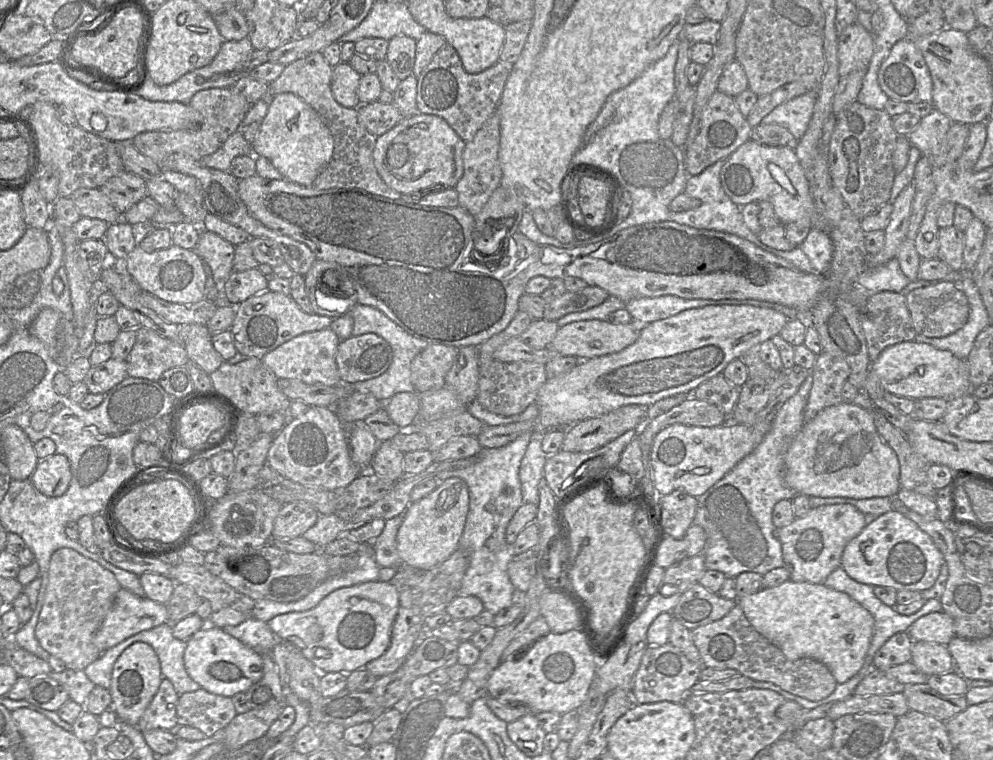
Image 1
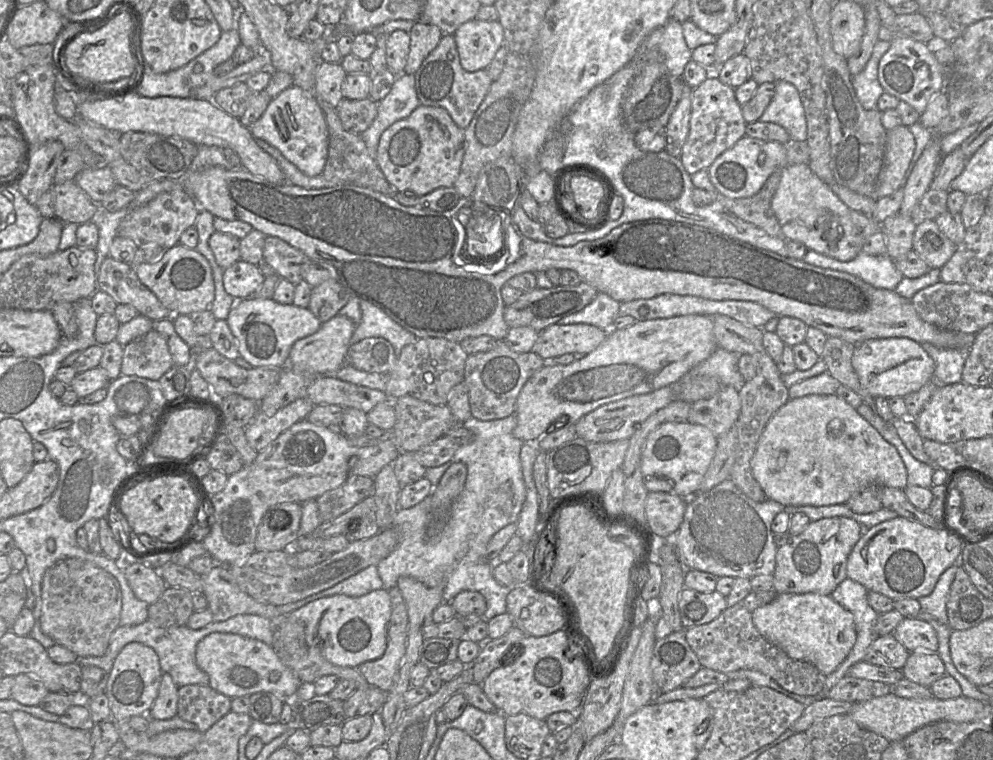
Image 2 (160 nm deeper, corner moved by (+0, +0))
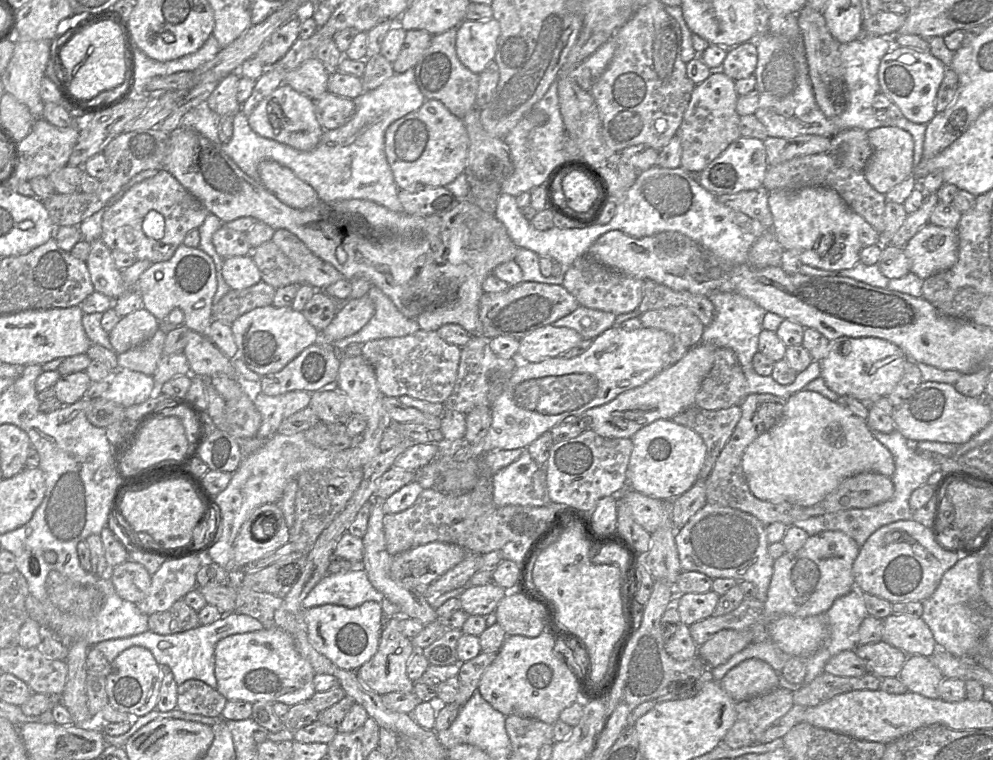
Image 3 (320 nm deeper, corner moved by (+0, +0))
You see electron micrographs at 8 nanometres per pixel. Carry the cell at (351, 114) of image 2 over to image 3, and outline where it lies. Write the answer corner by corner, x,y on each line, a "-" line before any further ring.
326,92
314,99
315,113
324,130
333,130
345,125
355,113
352,99

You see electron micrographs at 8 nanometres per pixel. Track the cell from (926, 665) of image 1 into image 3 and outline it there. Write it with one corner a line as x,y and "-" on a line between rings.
909,655
898,676
908,691
924,697
939,698
939,686
944,679
929,657

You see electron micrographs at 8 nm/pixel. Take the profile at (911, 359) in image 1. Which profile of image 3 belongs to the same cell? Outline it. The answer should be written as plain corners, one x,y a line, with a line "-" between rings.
840,337
830,341
829,352
820,361
821,377
828,388
839,396
847,395
859,401
869,401
880,396
888,397
901,380
907,360
905,353
898,346
887,340
874,337

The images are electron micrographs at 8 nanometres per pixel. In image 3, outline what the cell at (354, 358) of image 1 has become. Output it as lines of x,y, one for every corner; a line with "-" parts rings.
419,330
414,334
382,338
364,343
362,356
372,366
384,396
408,395
432,403
444,403
451,395
461,358
461,348
444,341
436,331

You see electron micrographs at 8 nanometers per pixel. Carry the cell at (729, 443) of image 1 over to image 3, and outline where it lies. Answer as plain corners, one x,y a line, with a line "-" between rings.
659,419
636,432
627,468
627,487
643,495
673,501
699,479
707,447
694,430
671,419

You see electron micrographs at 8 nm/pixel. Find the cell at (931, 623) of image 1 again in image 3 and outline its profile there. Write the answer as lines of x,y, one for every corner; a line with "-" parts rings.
891,614
883,619
882,641
909,655
931,657
939,648
921,617

